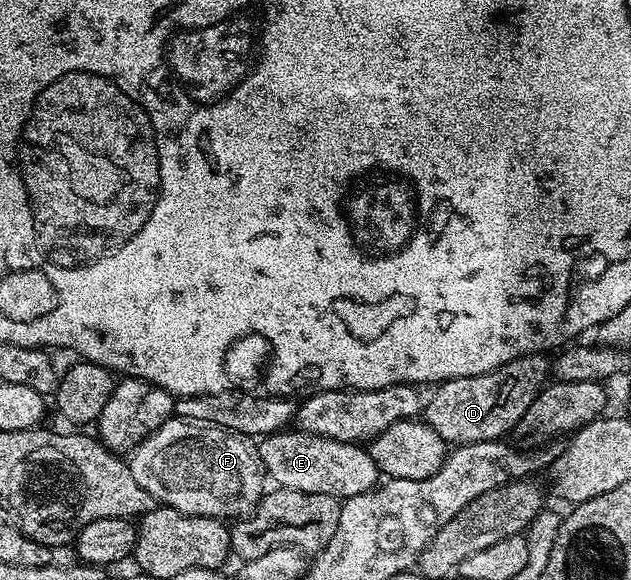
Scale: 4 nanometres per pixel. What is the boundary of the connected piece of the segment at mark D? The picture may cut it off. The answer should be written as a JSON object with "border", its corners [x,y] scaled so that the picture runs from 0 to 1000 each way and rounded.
{"border":[[[864,609],[834,610],[765,645],[693,660],[688,681],[674,688],[672,726],[697,745],[708,766],[781,762],[819,736],[830,710],[837,710],[837,697],[867,664],[873,645],[875,624]]]}

